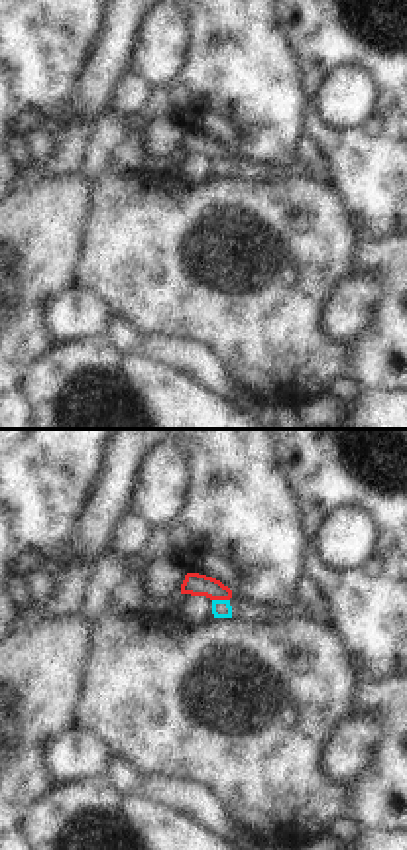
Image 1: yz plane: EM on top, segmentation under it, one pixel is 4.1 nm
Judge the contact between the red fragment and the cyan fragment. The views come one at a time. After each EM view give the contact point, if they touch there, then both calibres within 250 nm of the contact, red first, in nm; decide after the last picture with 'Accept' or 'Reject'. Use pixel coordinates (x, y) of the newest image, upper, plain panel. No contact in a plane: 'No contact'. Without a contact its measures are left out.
Touches red at (221, 158). Thickness 100 nm (red) against 80 nm.

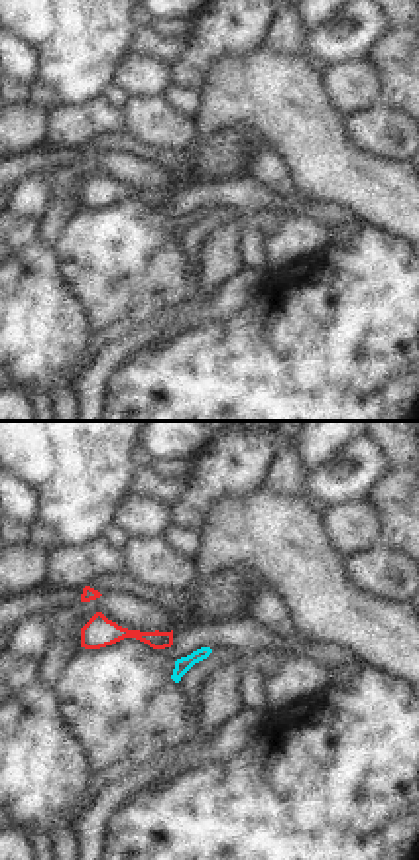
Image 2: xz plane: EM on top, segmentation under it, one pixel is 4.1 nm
No contact.

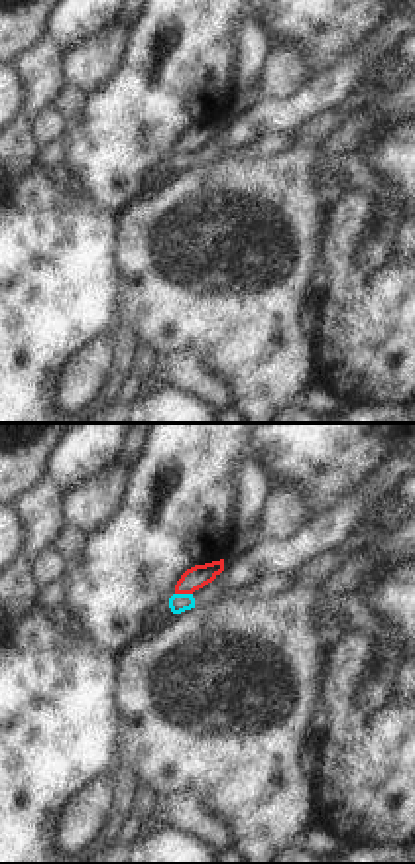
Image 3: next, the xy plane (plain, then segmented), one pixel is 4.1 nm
Touches red at (183, 152). Thickness 90 nm (red) against 80 nm.

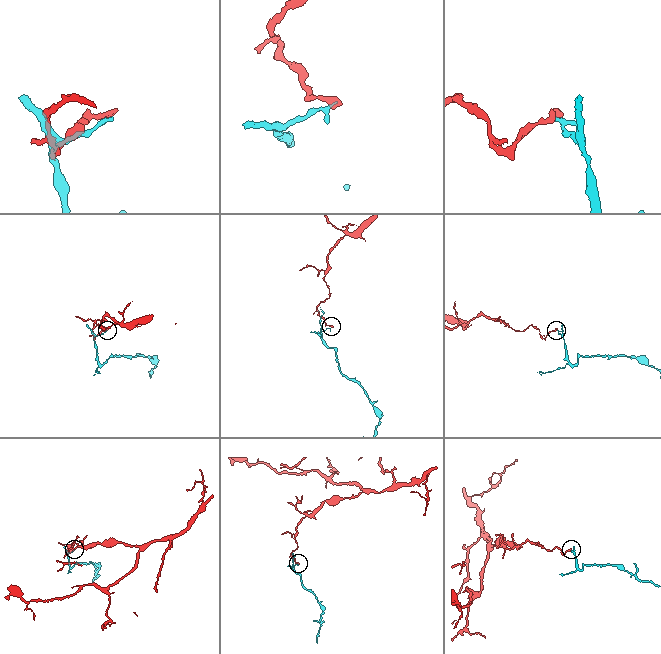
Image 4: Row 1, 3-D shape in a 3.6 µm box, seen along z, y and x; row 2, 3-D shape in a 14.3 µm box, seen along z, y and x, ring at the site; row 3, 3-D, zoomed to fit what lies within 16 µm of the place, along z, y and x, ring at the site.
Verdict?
Reject.

